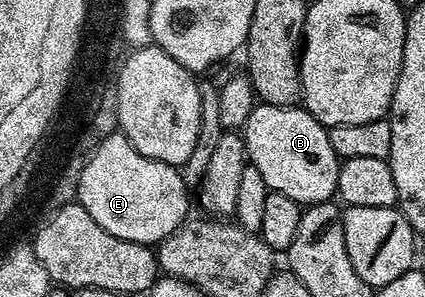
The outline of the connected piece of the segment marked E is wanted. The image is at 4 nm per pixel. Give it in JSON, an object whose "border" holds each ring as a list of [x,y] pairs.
{"border":[[[121,132],[110,134],[93,154],[90,165],[83,168],[84,176],[80,176],[76,201],[100,228],[120,236],[120,240],[157,244],[187,221],[188,182],[175,167],[136,152]]]}

